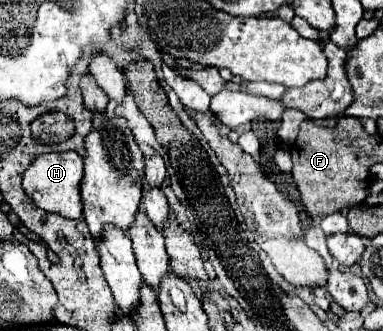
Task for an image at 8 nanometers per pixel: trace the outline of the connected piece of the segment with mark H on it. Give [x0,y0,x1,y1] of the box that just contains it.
[23,151,83,219]

